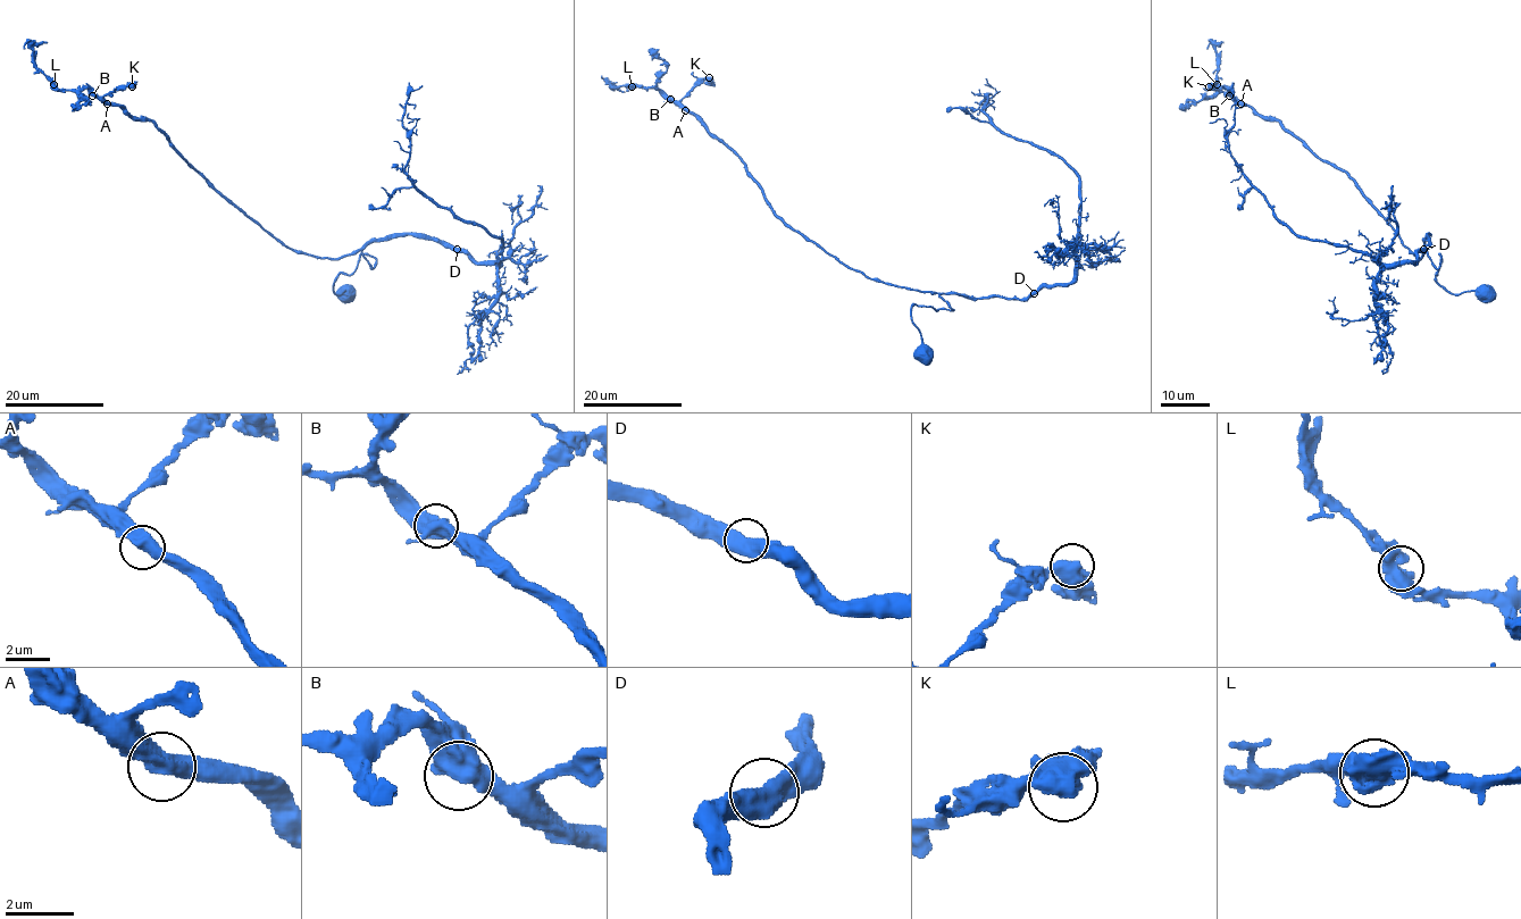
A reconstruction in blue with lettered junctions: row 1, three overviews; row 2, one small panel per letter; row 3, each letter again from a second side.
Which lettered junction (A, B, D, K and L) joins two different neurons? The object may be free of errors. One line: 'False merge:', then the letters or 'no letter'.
False merge: no letter

